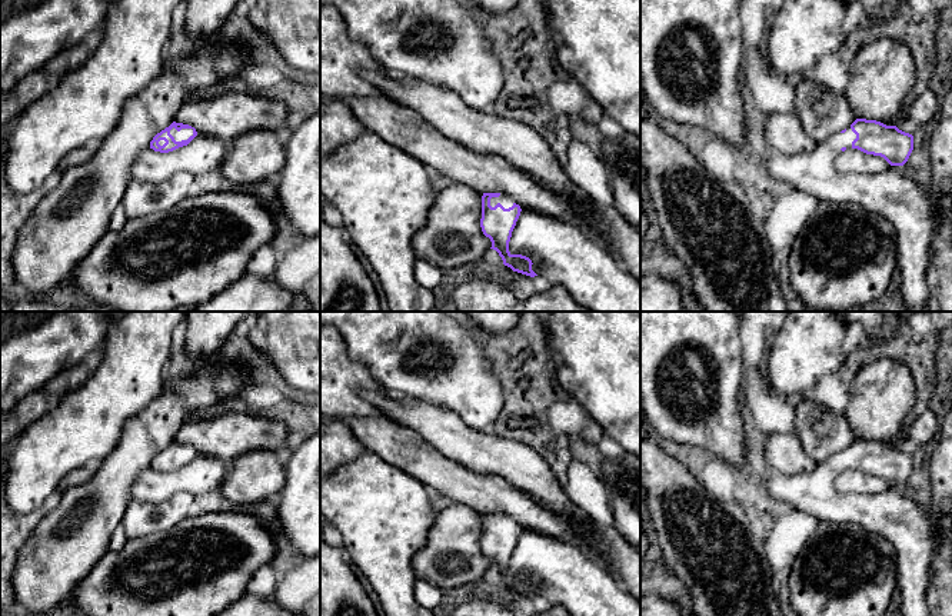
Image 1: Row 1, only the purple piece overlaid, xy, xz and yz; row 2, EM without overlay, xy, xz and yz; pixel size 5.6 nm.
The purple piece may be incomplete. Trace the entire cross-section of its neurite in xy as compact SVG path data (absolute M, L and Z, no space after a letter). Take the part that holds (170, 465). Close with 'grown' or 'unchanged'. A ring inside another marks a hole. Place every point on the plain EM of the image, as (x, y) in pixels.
M173 442L169 447L153 457L150 469L160 473L169 473L187 466L196 456L197 452L194 447Z; grown

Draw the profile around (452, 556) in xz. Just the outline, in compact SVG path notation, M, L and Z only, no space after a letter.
M452 502L437 510L426 545L412 560L416 577L442 590L482 580L492 562L483 555L480 539L482 516Z

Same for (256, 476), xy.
M254 450L229 463L230 470L219 492L236 505L274 502L284 486L284 465L273 450Z

